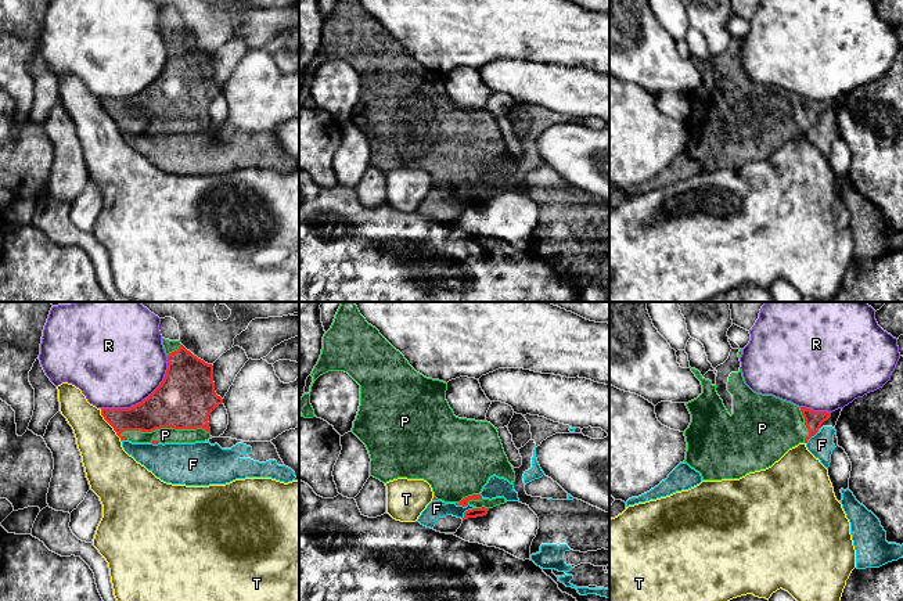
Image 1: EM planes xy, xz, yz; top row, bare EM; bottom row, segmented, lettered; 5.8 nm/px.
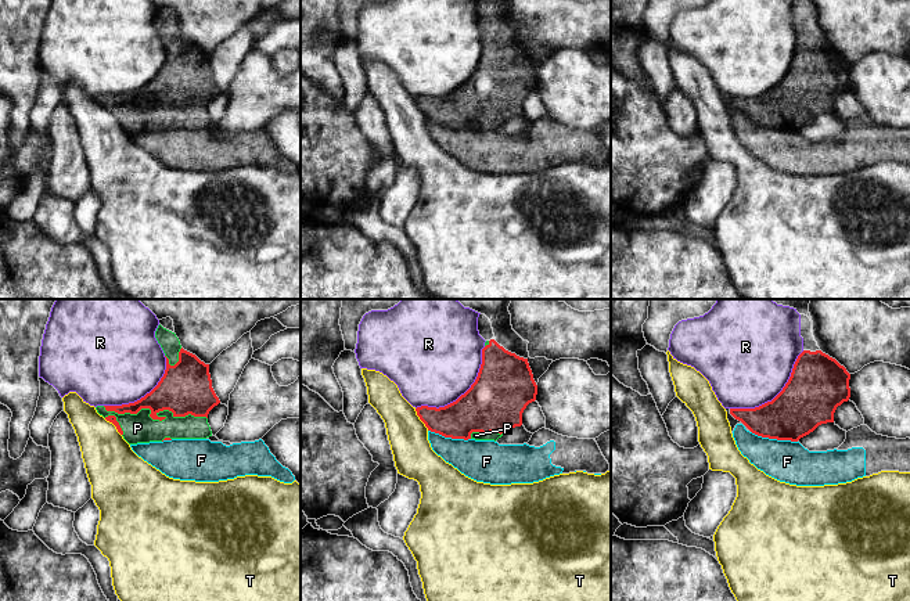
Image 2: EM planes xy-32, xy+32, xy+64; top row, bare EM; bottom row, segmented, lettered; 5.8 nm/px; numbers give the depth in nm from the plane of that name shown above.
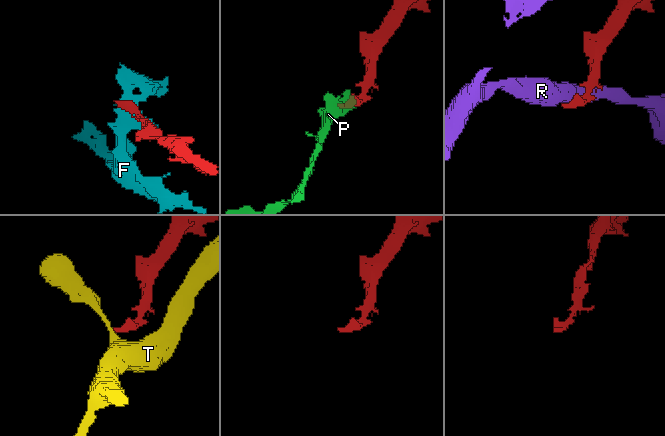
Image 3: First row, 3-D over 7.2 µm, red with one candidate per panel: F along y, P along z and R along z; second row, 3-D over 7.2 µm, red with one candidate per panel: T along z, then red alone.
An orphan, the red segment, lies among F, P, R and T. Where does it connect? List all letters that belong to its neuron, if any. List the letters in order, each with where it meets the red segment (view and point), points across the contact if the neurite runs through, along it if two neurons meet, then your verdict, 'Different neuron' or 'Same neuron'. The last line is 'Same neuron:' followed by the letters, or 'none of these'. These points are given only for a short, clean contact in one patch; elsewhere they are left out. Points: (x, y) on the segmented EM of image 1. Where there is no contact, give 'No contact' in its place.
F: Touches red at xz (467, 511). Boundary: xz (475, 507), (466, 511), (461, 518). Different neuron
P: Touches red at xy (164, 427). Same neuron
R: Touches red at xy (144, 399). Different neuron
T: Touches red at xy (108, 423). Boundary: xy (100, 409), (104, 420), (121, 439). Different neuron
Same neuron: P

